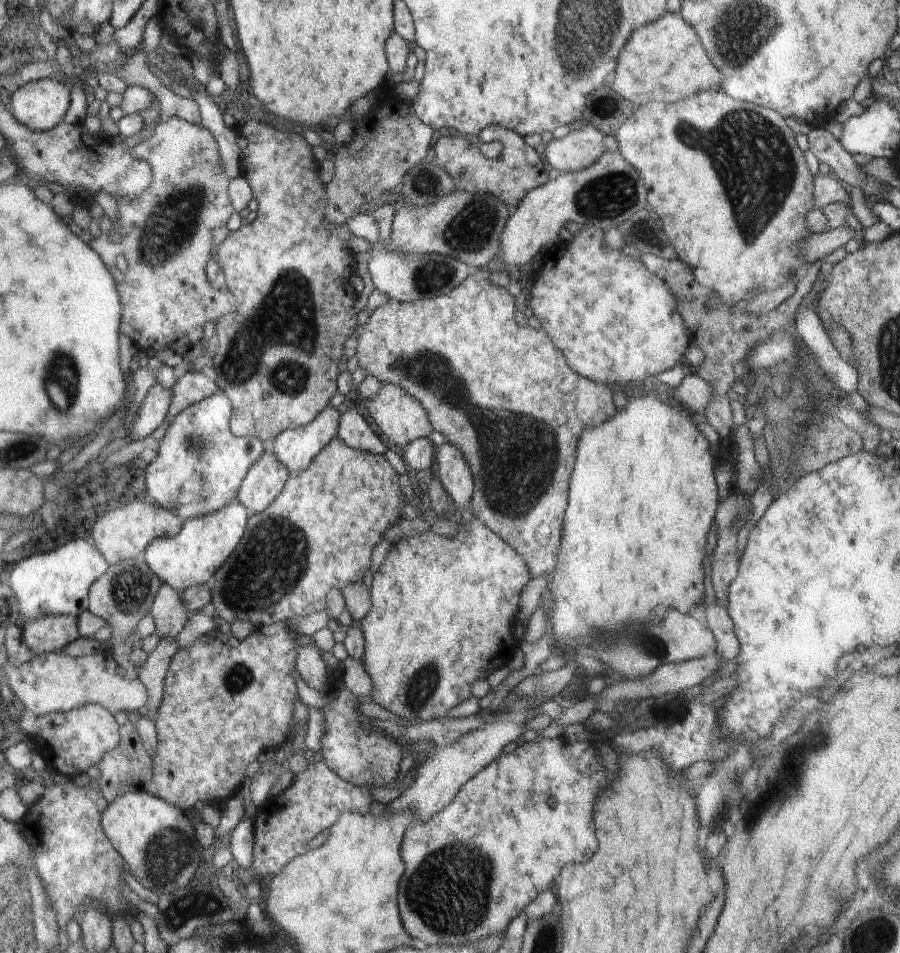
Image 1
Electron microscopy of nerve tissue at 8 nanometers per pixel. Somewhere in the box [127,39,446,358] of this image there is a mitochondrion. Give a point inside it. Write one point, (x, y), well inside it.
(172, 224)

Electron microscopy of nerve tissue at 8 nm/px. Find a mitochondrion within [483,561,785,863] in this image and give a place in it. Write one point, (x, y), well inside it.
(653, 645)

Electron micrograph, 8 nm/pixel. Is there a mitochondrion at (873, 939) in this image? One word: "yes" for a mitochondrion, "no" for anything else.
yes

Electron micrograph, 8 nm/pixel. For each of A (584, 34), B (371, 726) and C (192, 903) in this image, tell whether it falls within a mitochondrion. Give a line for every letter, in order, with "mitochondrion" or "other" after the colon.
A: mitochondrion
B: other
C: mitochondrion

